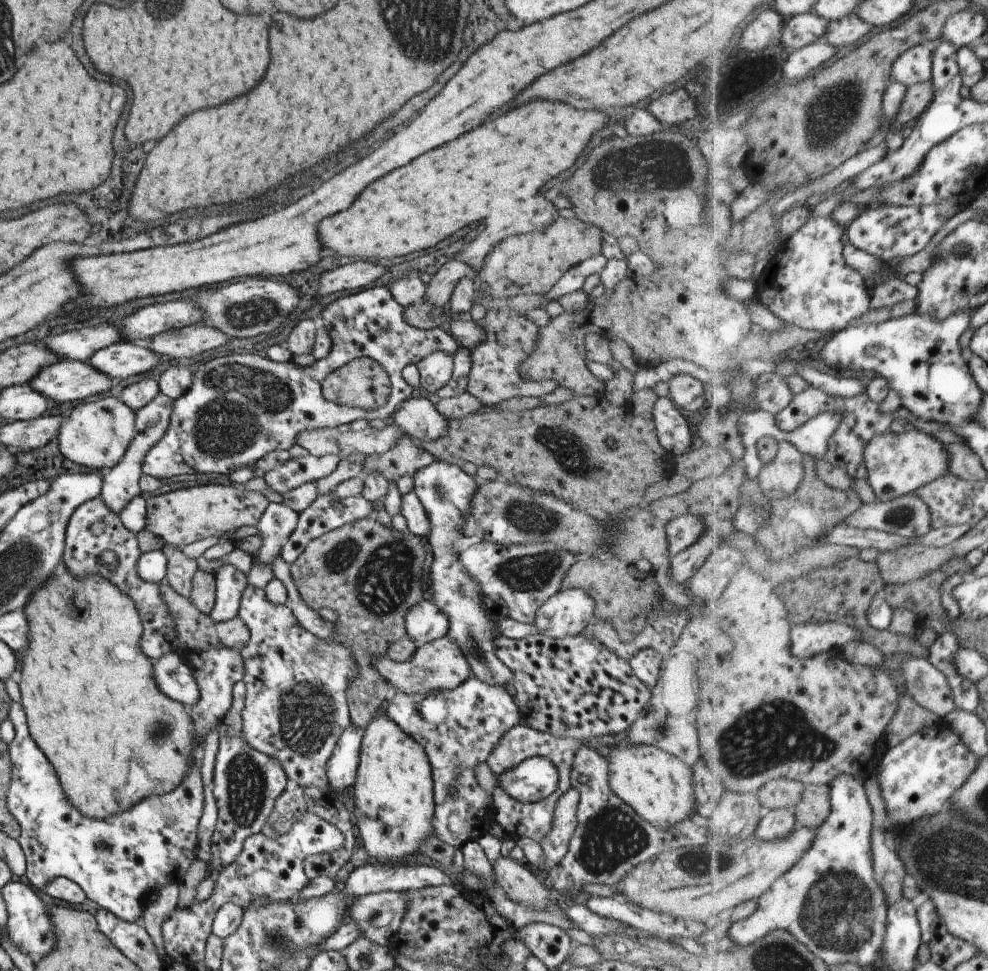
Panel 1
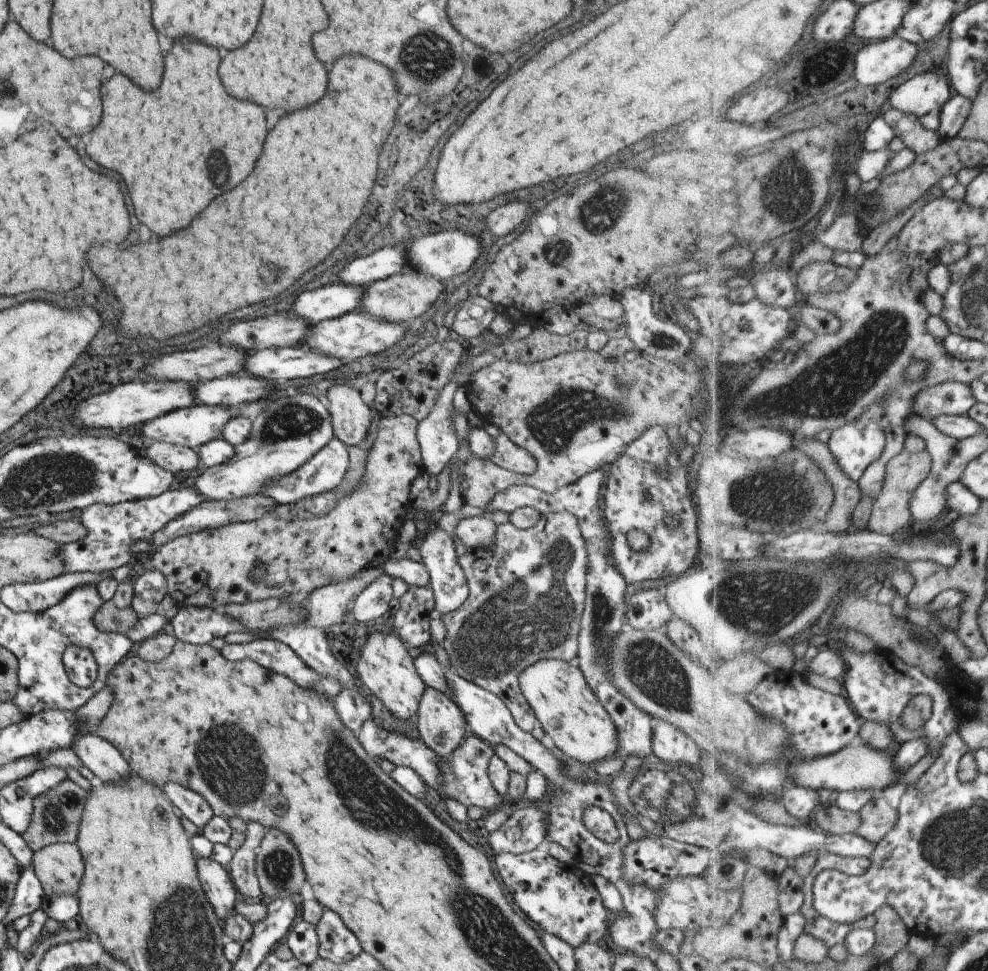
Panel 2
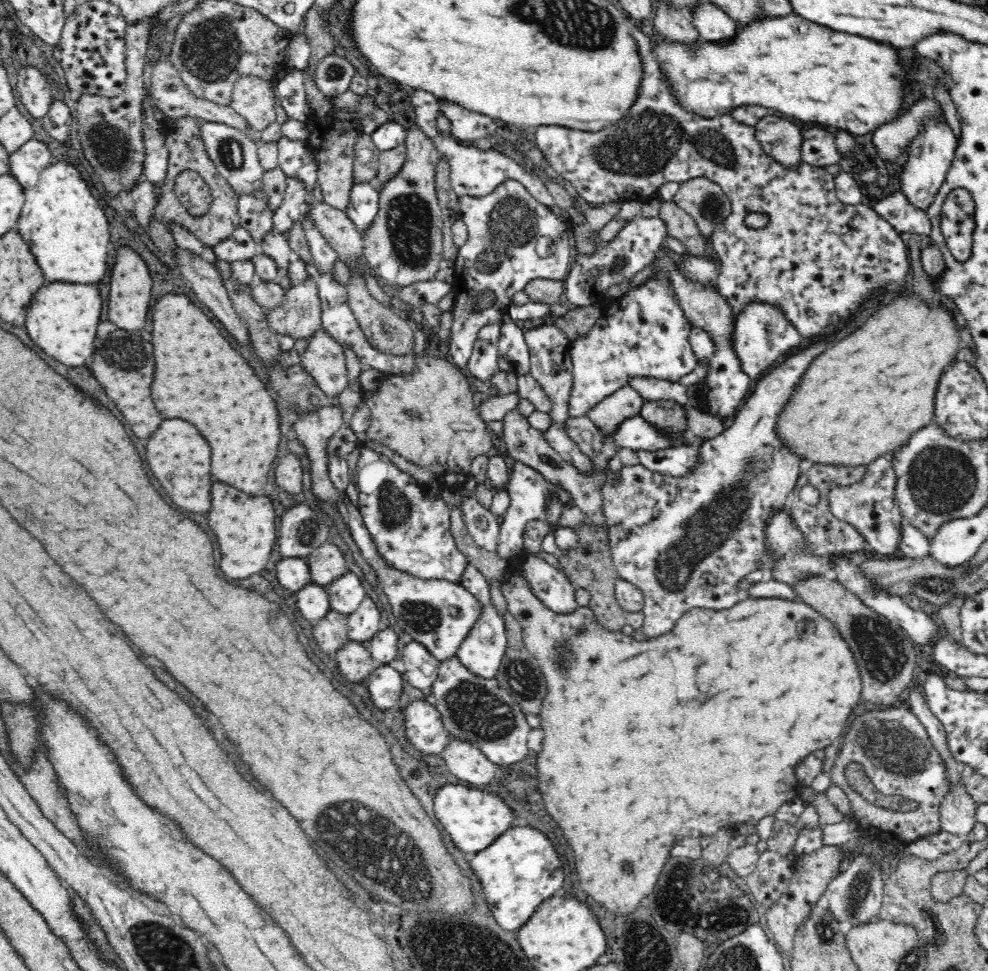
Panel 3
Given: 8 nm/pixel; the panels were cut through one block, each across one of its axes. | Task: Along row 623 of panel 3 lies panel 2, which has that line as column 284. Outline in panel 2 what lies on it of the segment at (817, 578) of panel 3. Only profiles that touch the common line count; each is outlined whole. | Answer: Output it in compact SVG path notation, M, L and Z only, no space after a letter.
M276 828L267 829L257 850L255 873L265 901L275 898L290 898L290 896L300 898L300 891L306 880L305 872L296 846L284 832L280 832Z

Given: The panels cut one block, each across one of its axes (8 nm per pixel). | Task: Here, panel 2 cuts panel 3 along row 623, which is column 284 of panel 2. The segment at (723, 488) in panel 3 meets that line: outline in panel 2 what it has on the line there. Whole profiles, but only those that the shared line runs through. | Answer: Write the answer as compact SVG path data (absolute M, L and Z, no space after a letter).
M258 639L244 644L226 644L220 651L226 660L244 660L250 658L276 674L290 678L300 688L312 690L320 678L313 670L284 642L273 639Z

